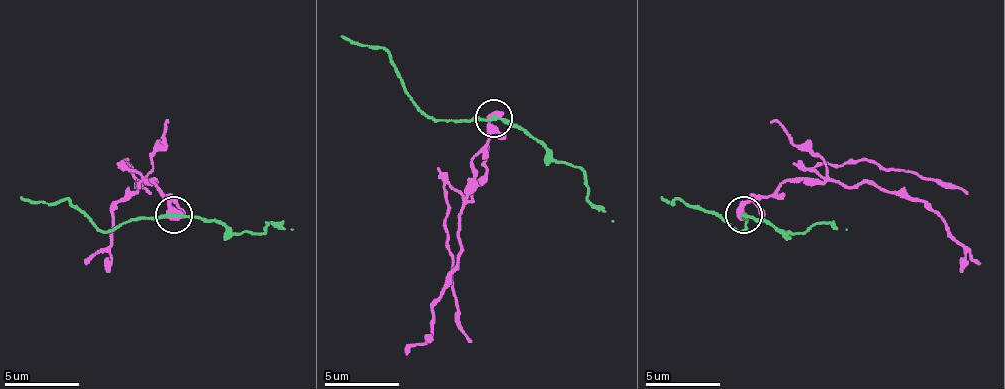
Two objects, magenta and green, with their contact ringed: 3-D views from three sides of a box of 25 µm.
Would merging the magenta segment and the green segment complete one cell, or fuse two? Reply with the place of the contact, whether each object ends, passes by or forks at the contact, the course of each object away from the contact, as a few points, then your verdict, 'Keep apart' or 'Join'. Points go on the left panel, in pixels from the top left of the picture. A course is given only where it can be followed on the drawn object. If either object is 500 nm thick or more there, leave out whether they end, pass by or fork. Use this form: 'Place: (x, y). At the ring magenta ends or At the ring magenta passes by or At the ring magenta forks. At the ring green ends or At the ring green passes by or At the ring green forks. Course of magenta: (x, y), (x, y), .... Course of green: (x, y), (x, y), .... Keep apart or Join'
Place: (173, 214). Course of magenta: (172, 215), (169, 196), (150, 182), (139, 182), (135, 193), (116, 204), (113, 241), (83, 264). Course of green: (172, 215), (139, 215), (105, 230), (68, 200), (60, 204), (31, 204), (19, 196). Keep apart

